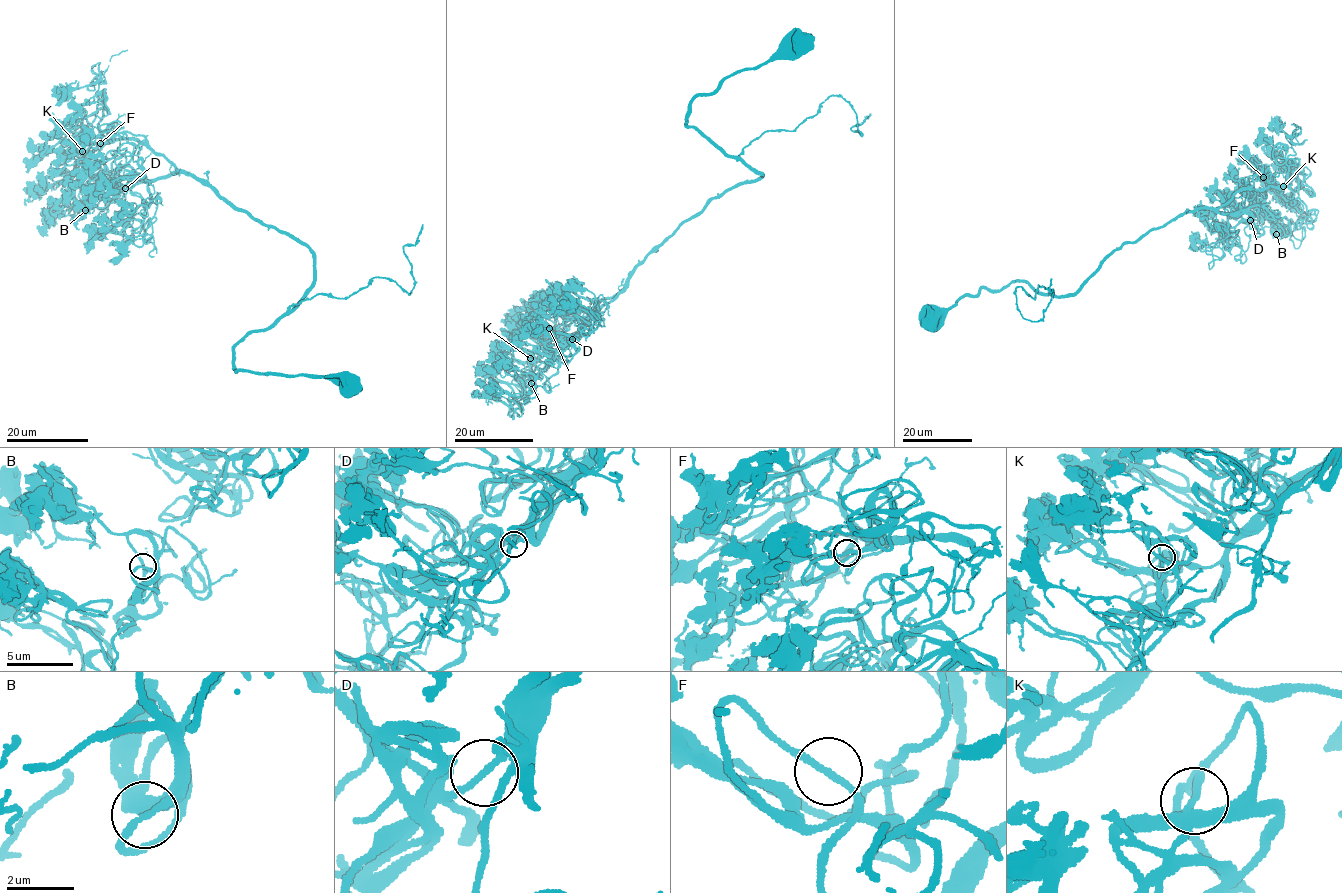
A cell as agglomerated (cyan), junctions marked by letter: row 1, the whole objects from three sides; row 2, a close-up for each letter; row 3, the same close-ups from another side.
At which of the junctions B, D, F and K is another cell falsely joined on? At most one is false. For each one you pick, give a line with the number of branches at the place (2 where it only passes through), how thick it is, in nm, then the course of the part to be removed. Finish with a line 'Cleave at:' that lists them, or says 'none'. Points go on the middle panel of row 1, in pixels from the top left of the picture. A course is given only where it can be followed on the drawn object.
Cleave at: none

